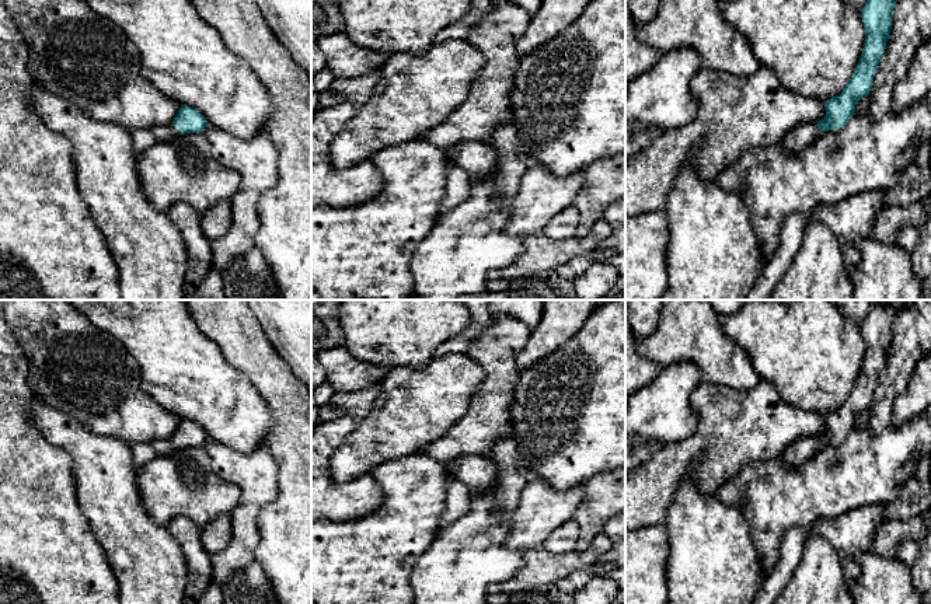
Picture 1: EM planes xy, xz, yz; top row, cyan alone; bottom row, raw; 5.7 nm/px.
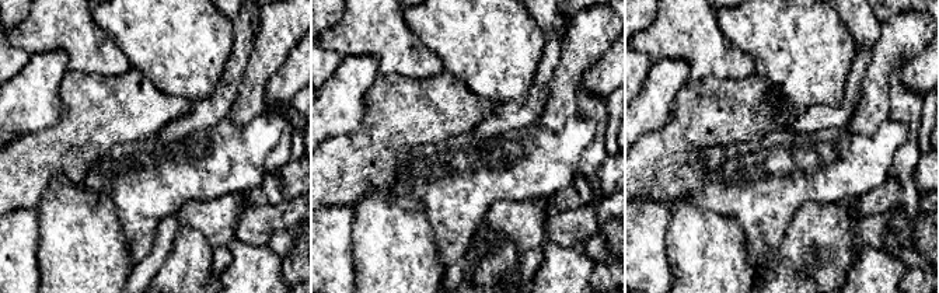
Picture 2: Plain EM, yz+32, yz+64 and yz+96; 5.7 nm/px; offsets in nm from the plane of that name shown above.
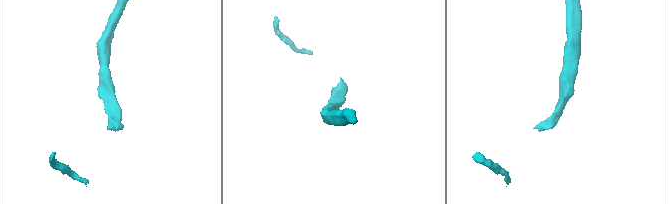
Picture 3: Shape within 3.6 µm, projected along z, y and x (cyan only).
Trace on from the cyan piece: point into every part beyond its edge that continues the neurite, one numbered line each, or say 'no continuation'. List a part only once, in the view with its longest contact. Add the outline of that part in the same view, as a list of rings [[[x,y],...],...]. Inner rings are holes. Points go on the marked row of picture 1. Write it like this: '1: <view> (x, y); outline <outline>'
1: xy (161, 133); outline [[[172,123],[165,126],[154,126],[151,128],[151,132],[154,135],[156,142],[168,142],[179,136],[178,128],[175,128]]]

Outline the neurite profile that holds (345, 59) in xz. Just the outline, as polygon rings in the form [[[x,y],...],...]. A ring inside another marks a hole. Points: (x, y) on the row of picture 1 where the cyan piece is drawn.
[[[346,32],[324,35],[317,45],[327,60],[327,69],[342,80],[379,70],[390,57],[386,52],[356,45]]]

